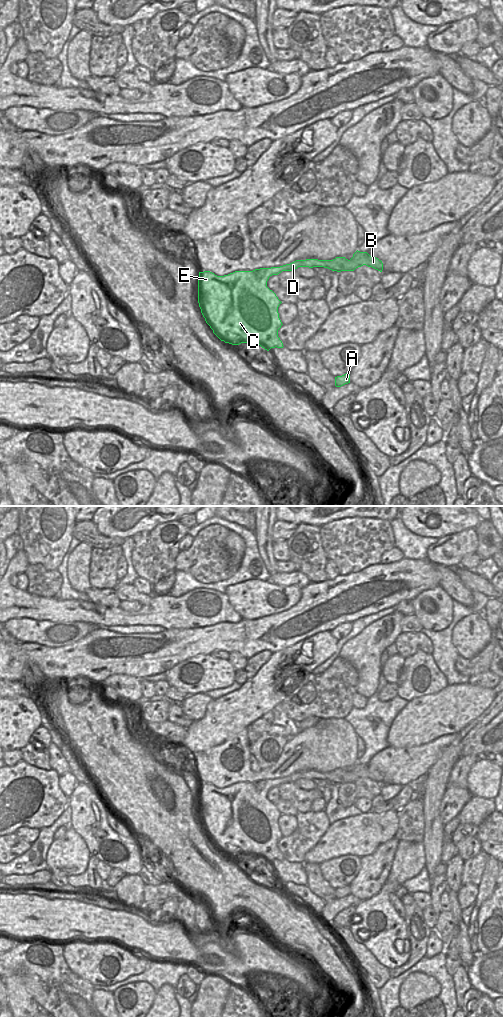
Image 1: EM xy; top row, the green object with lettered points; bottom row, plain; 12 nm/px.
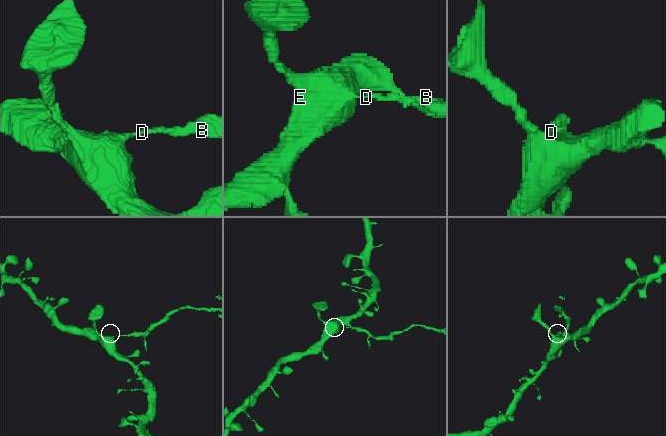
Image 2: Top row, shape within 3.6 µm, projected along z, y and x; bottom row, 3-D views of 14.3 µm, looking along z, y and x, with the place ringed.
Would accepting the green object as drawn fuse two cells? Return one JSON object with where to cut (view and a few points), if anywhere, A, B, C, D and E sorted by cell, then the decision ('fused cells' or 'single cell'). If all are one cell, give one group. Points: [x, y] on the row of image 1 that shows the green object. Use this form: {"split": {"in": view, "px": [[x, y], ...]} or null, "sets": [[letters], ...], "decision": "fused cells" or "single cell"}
{"split": {"in": "xy", "px": [[281, 266], [282, 270]]}, "sets": [["A", "C", "E"], ["B", "D"]], "decision": "fused cells"}

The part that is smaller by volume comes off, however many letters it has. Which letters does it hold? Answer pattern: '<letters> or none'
B, D

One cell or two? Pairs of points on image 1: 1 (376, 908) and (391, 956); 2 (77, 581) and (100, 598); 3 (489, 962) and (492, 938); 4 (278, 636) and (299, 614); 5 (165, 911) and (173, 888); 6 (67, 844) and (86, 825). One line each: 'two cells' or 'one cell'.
1: one cell
2: two cells
3: two cells
4: one cell
5: two cells
6: two cells

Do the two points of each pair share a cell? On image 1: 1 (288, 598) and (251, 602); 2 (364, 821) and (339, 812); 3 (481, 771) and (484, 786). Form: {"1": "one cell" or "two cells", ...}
{"1": "one cell", "2": "two cells", "3": "one cell"}

